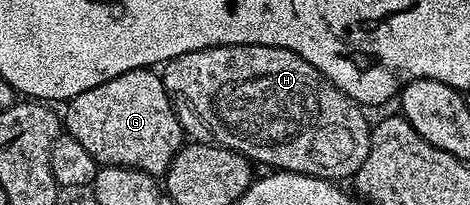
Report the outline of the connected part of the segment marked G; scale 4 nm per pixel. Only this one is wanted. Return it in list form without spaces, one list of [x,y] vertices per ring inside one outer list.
[[[140,67],[87,93],[79,93],[64,104],[63,127],[102,167],[134,167],[154,177],[164,176],[187,136],[173,108],[174,100],[156,70]]]

